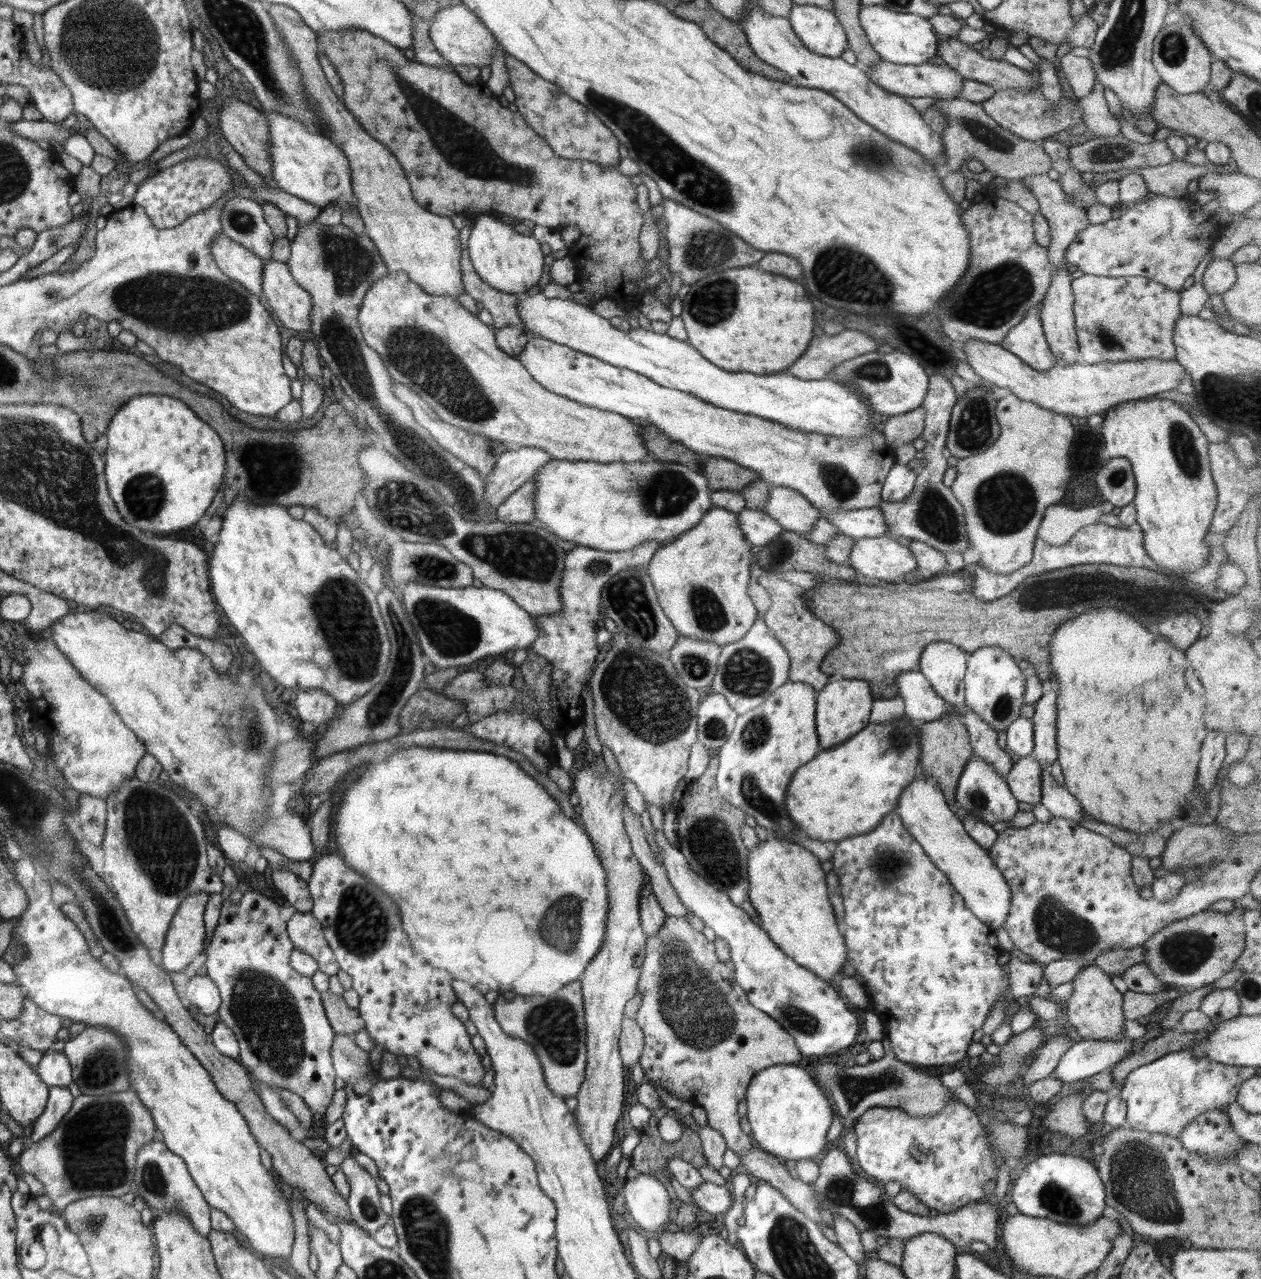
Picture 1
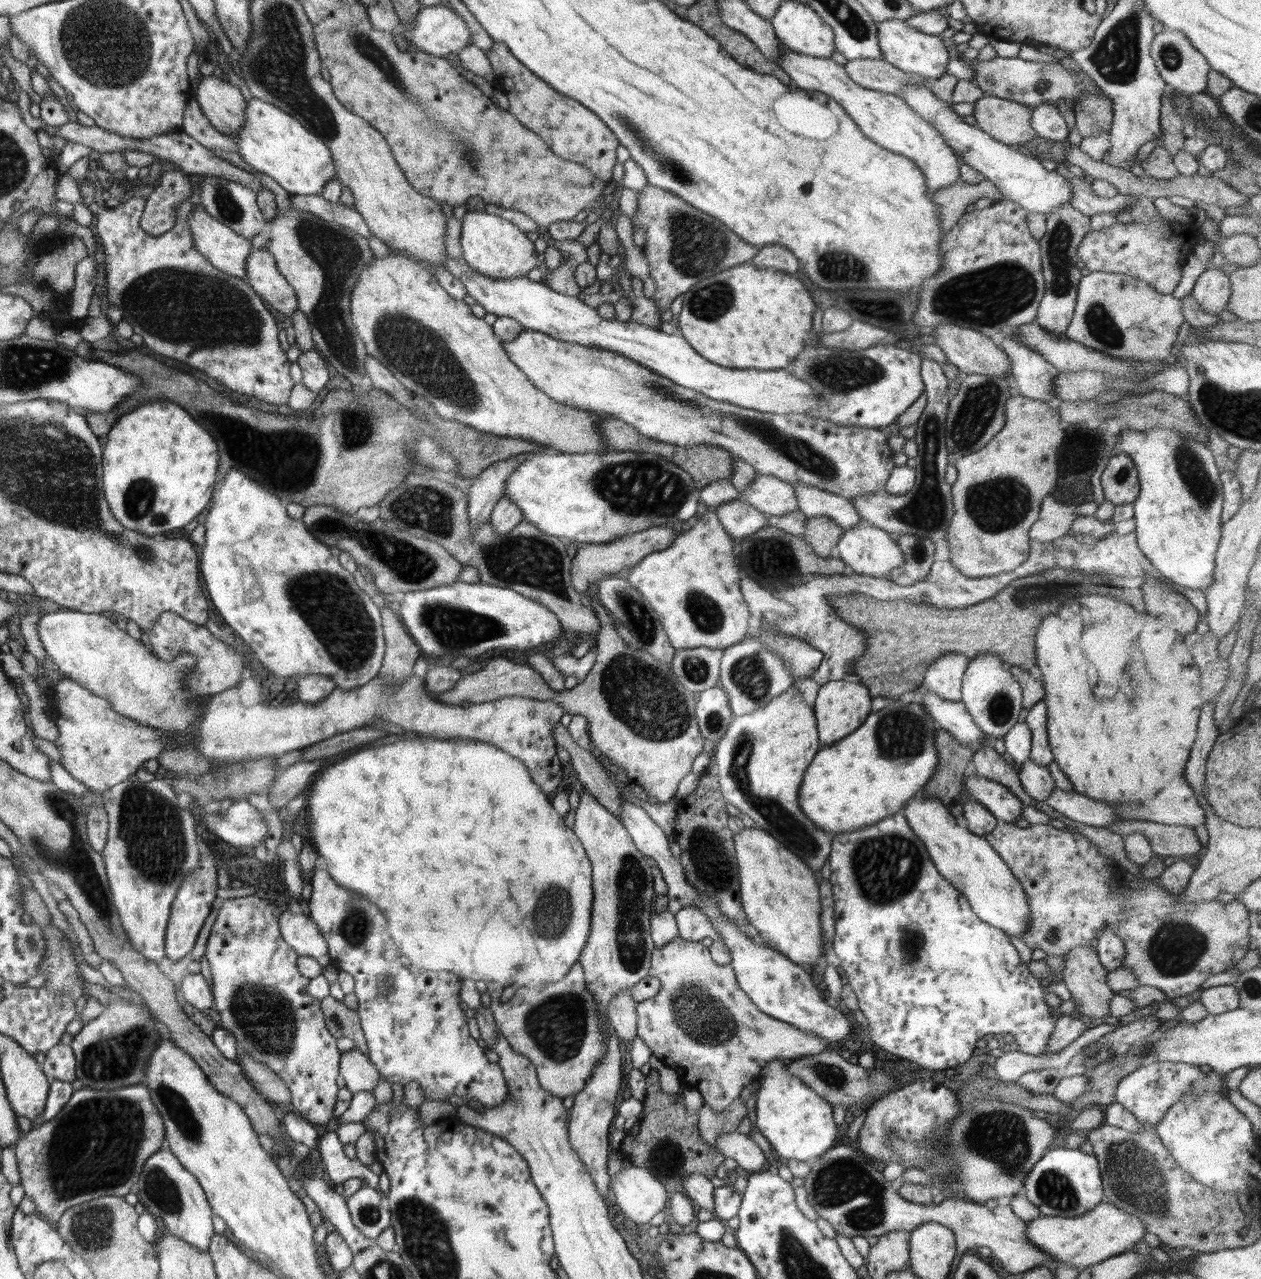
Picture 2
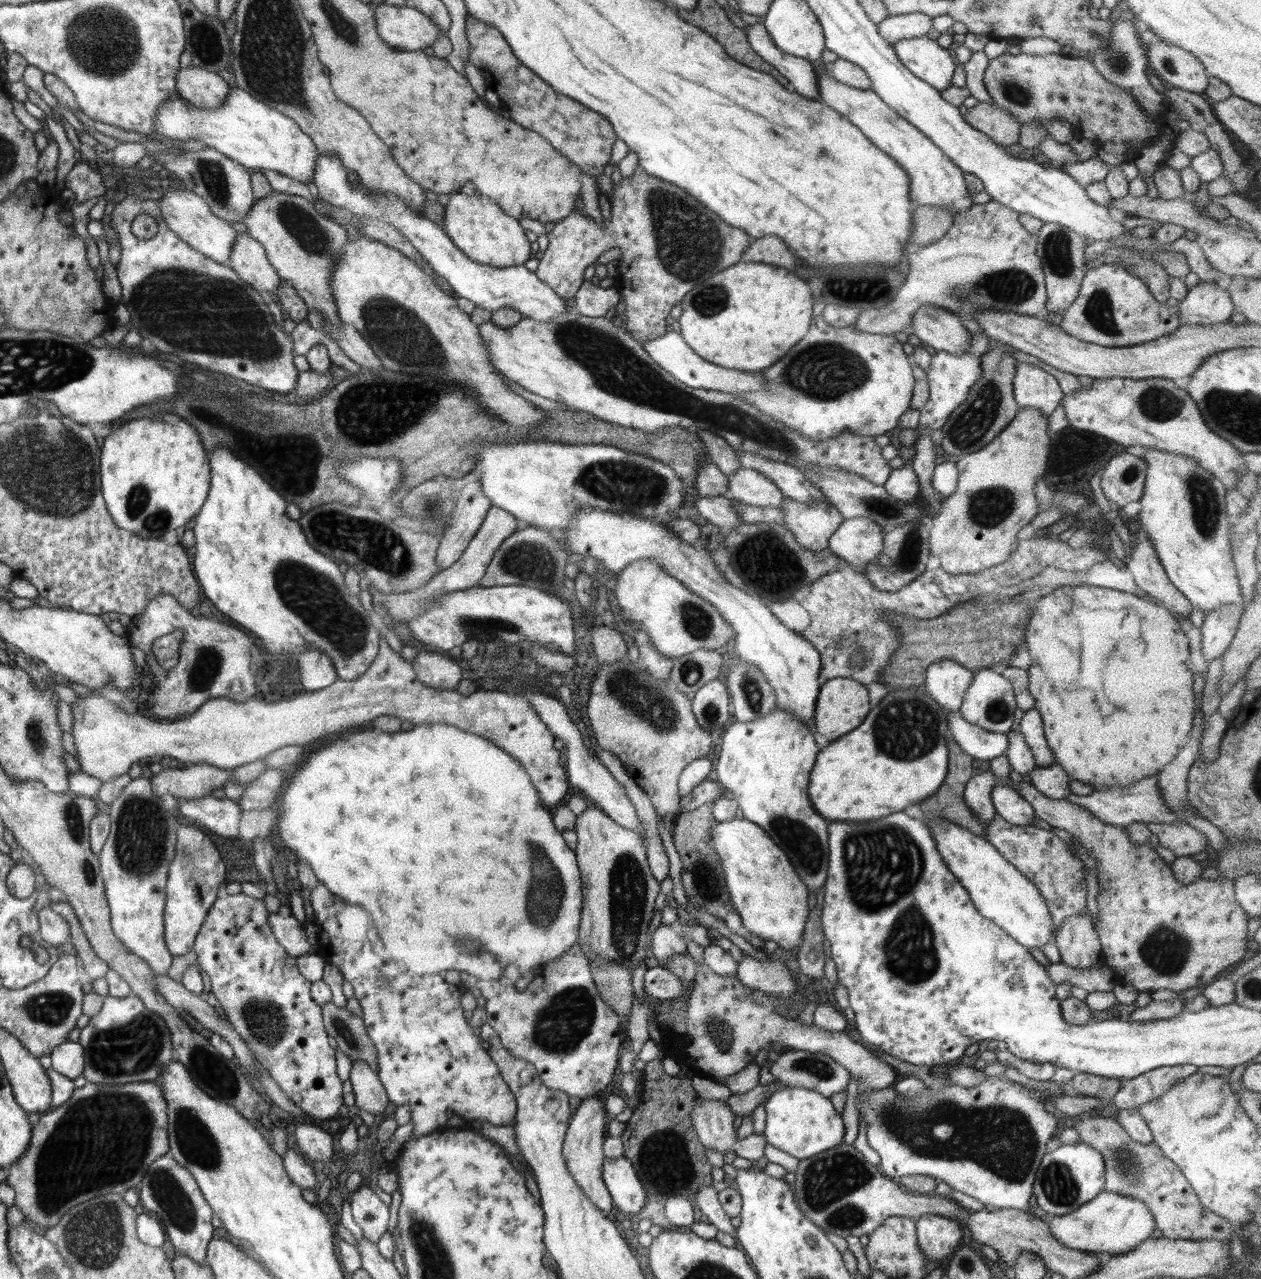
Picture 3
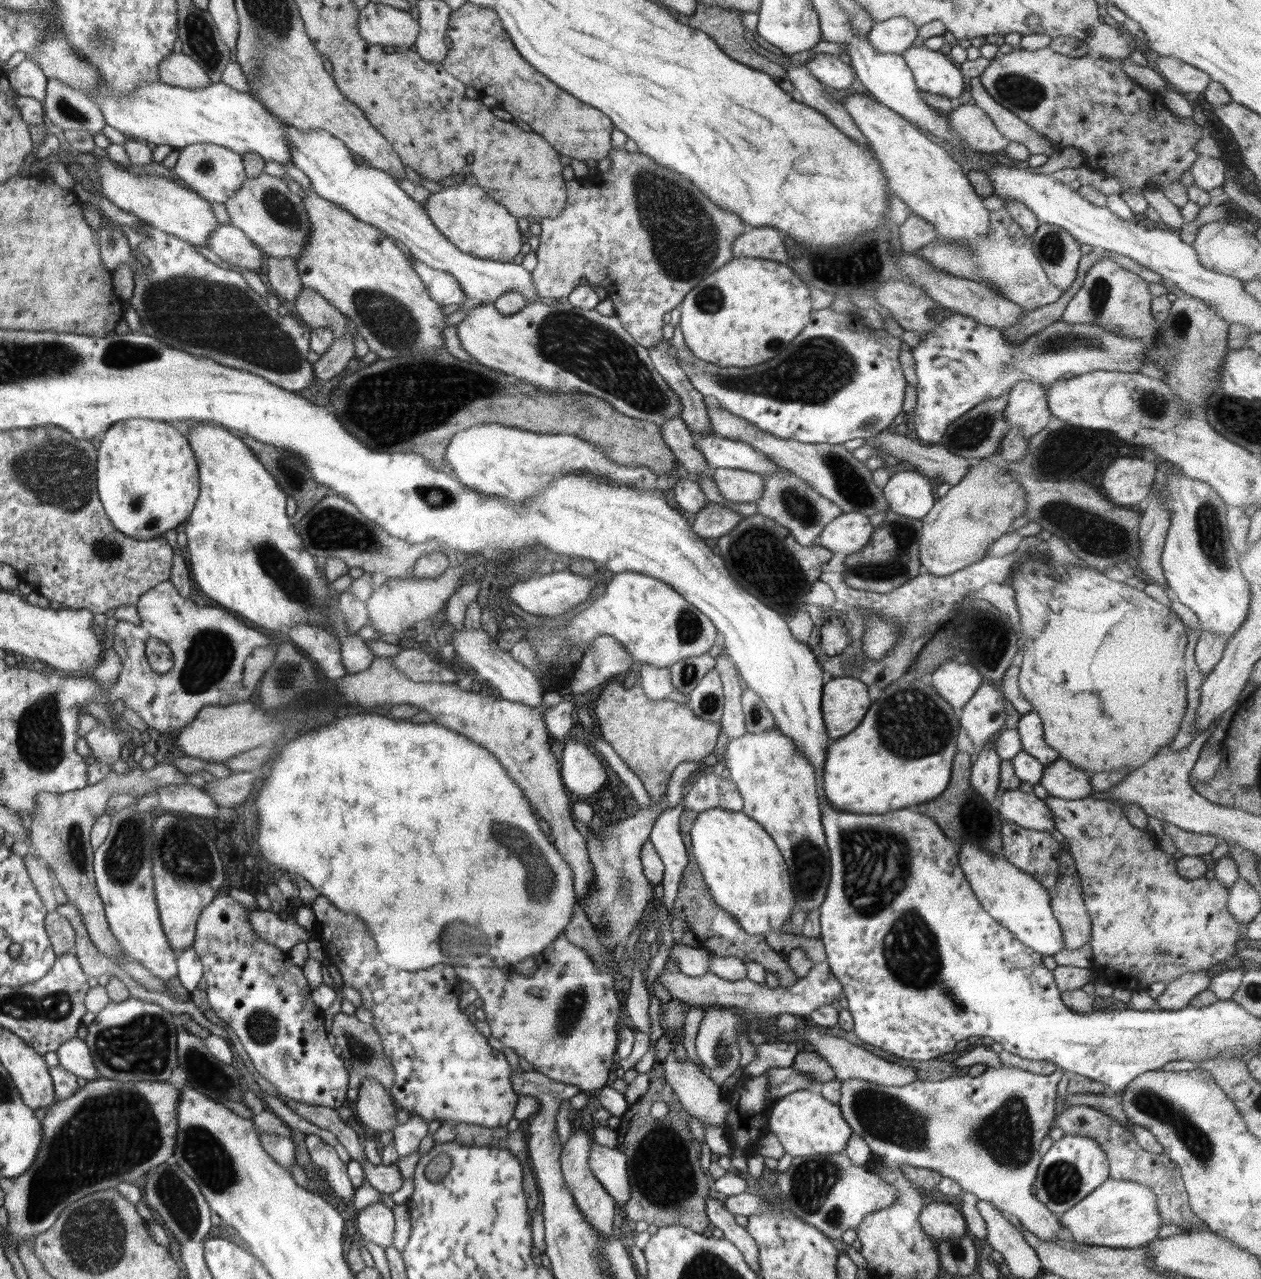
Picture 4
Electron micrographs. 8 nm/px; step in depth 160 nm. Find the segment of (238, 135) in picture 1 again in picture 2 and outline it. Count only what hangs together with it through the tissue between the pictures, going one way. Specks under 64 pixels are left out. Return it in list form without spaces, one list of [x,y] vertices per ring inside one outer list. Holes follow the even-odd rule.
[[[203,76],[193,96],[218,132],[234,137],[245,125],[247,102],[226,78]]]

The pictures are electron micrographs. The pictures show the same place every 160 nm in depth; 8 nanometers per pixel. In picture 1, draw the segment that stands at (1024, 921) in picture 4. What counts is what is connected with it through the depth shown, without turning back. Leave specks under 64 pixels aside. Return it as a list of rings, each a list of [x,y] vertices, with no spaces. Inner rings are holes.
[[[921,774],[912,779],[912,782],[904,788],[900,794],[898,806],[894,811],[902,820],[906,830],[922,846],[924,853],[930,860],[948,877],[952,886],[958,894],[961,894],[967,908],[978,918],[985,926],[993,931],[1003,927],[1008,910],[1011,910],[1011,890],[1004,875],[991,859],[989,851],[980,847],[976,841],[972,840],[965,831],[960,815],[955,815],[946,803],[942,790],[938,787],[936,779],[924,778]]]

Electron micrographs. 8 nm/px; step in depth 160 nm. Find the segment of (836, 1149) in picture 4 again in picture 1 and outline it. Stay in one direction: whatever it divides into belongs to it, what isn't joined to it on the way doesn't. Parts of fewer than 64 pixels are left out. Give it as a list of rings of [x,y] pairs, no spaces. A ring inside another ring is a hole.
[[[794,1064],[763,1068],[752,1078],[744,1099],[751,1126],[750,1136],[762,1150],[791,1164],[814,1158],[826,1146],[826,1133],[836,1111],[806,1070]]]

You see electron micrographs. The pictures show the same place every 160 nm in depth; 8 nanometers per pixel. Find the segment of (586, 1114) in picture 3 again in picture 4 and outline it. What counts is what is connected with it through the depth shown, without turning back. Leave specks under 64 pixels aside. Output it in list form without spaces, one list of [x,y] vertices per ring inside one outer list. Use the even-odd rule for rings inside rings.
[[[584,1128],[571,1134],[567,1142],[561,1149],[561,1171],[564,1182],[574,1197],[576,1206],[580,1212],[587,1218],[587,1221],[599,1232],[599,1235],[609,1241],[616,1233],[612,1230],[614,1218],[615,1200],[606,1192],[606,1189],[600,1184],[600,1181],[592,1174],[588,1161],[591,1153],[591,1144],[594,1139],[590,1138]]]

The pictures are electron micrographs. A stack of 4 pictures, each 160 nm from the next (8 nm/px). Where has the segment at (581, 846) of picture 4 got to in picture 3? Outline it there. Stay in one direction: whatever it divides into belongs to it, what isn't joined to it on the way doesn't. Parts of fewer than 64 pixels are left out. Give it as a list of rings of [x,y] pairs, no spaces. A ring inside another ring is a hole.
[[[387,620],[386,623],[383,630],[380,630],[379,653],[376,660],[364,674],[361,674],[356,680],[338,679],[326,688],[310,692],[304,691],[304,694],[296,696],[294,700],[286,700],[286,702],[268,703],[250,698],[247,701],[236,703],[232,699],[211,698],[192,714],[184,715],[181,719],[171,722],[170,720],[156,720],[147,715],[141,716],[140,712],[130,714],[128,711],[122,710],[115,702],[110,702],[100,695],[80,697],[79,700],[71,704],[74,718],[71,735],[76,747],[75,758],[80,764],[80,771],[84,775],[107,783],[118,776],[127,774],[134,762],[137,763],[142,758],[150,758],[156,754],[162,757],[170,756],[170,758],[181,760],[188,765],[206,762],[231,771],[243,764],[263,760],[271,752],[283,746],[304,746],[318,740],[318,738],[324,738],[328,734],[346,733],[356,728],[363,728],[369,721],[380,716],[395,716],[402,721],[408,720],[418,726],[426,723],[447,724],[487,738],[504,752],[520,761],[532,786],[538,792],[542,806],[551,812],[556,811],[569,791],[568,788],[570,789],[566,771],[564,766],[560,764],[563,752],[554,749],[555,736],[544,724],[531,702],[528,702],[528,699],[522,695],[500,690],[480,688],[468,696],[458,693],[456,689],[436,690],[426,686],[415,675],[413,664],[407,662],[399,653],[390,648],[385,638],[386,633],[390,630],[389,621]]]

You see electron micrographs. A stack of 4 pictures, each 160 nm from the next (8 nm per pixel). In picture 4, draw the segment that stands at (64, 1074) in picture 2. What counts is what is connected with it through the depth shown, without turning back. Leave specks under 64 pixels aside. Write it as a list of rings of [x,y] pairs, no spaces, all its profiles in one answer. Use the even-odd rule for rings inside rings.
[[[79,1037],[71,1038],[60,1045],[56,1051],[60,1066],[77,1078],[88,1080],[99,1078],[98,1071],[92,1061],[90,1048],[84,1039]]]

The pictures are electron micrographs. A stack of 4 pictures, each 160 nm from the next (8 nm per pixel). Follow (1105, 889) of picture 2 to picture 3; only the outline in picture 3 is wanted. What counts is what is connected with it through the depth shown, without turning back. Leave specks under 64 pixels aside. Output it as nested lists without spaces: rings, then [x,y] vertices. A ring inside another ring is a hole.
[[[996,813],[995,818],[986,824],[985,833],[985,840],[1039,890],[1052,915],[1053,930],[1058,931],[1068,917],[1074,917],[1087,909],[1086,880],[1083,871],[1085,864],[1074,856],[1068,844],[1052,831],[1040,829],[1033,824],[1018,826],[1005,822],[1004,818]]]

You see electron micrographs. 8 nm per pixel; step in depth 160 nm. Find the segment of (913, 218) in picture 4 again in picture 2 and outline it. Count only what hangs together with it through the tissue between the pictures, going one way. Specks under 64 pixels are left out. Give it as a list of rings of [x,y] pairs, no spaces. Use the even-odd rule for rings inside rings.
[[[960,178],[953,185],[939,188],[929,195],[937,204],[941,232],[944,233],[949,231],[979,198],[990,198],[994,201],[1003,198],[1000,189],[988,179],[978,184],[968,184]]]

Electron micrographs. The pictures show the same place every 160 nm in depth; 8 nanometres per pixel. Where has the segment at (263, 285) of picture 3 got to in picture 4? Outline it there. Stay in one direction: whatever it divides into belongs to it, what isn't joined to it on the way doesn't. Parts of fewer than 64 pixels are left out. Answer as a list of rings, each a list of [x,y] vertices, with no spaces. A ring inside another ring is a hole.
[[[219,223],[207,244],[222,260],[259,273],[264,253],[236,226]]]

